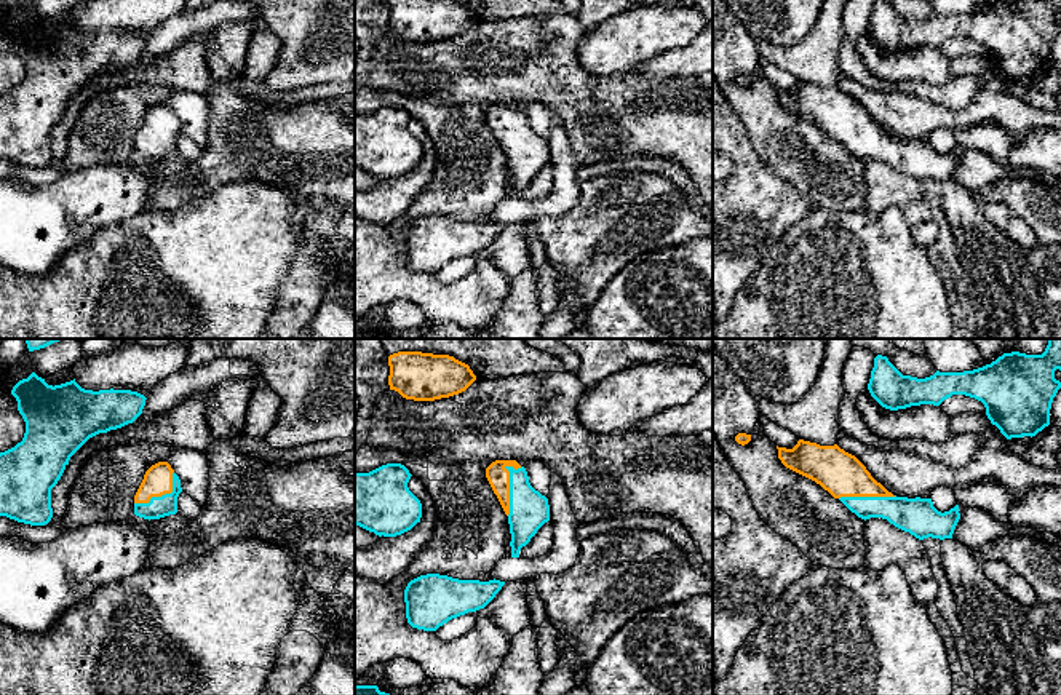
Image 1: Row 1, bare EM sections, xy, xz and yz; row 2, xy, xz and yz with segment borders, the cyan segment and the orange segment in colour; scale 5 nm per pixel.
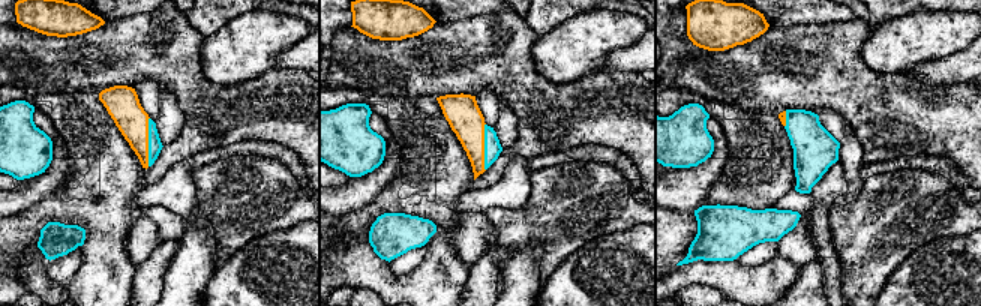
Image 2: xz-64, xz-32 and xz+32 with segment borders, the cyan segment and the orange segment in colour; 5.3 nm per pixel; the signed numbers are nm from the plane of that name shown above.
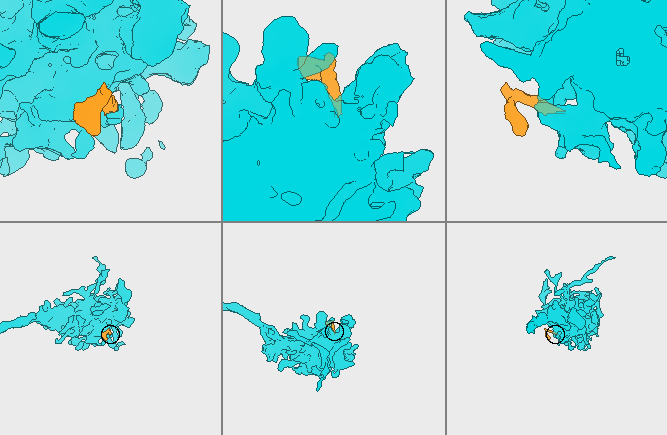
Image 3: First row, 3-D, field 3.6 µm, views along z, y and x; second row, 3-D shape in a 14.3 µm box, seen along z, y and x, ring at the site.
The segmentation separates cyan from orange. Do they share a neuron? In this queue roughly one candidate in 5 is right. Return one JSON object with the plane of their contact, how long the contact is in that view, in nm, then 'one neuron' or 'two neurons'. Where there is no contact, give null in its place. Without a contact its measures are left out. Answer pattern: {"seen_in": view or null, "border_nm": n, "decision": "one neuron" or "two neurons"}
{"seen_in": "xz", "border_nm": 260, "decision": "one neuron"}

